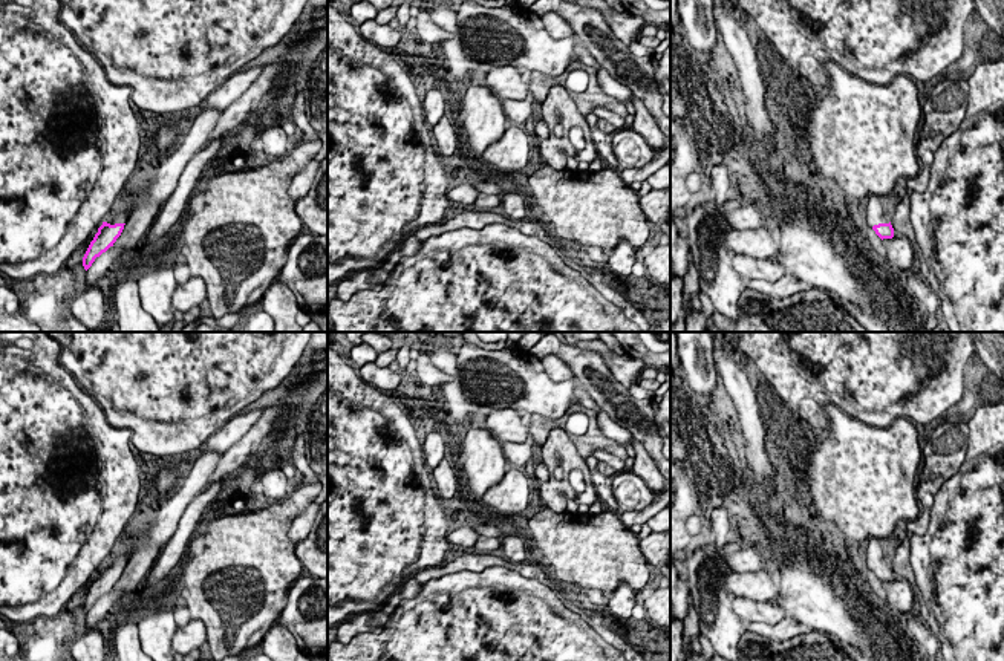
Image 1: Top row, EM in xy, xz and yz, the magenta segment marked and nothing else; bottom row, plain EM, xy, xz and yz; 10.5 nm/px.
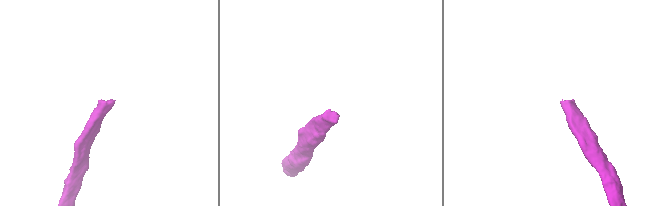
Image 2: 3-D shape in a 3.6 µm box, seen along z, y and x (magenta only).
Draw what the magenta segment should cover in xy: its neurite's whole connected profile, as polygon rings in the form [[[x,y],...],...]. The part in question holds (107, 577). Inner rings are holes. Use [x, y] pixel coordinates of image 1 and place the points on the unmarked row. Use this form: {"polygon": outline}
{"polygon": [[[119,545],[104,562],[83,600],[83,609],[86,614],[92,609],[95,601],[113,589],[116,581],[121,578],[124,568],[130,560],[129,551],[130,546]]]}

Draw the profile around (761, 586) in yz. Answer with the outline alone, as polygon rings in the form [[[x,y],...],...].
[[[770,569],[732,572],[725,580],[724,591],[733,597],[773,601],[779,594],[779,581]]]

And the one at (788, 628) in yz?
[[[785,617],[774,626],[764,623],[748,623],[744,630],[762,635],[774,643],[784,643],[799,633],[802,633],[802,623],[793,617]]]

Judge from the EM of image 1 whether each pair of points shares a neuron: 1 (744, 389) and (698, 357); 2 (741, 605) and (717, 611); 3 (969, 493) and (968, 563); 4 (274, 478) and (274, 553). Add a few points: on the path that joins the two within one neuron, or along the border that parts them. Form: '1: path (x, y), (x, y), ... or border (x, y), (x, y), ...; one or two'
1: border (712, 348), (718, 372); two
2: border (732, 597), (732, 611), (739, 618); two
3: path (969, 510), (969, 517), (964, 522), (963, 547); one
4: border (288, 494), (279, 501), (268, 501); two

